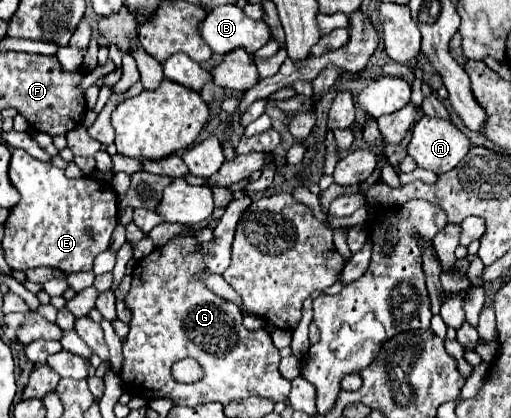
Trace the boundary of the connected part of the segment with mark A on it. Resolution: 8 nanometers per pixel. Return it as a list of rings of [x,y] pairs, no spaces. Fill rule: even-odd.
[[[422,117],[412,129],[406,153],[418,163],[418,167],[440,175],[454,169],[468,149],[468,137],[458,131],[452,121]]]

